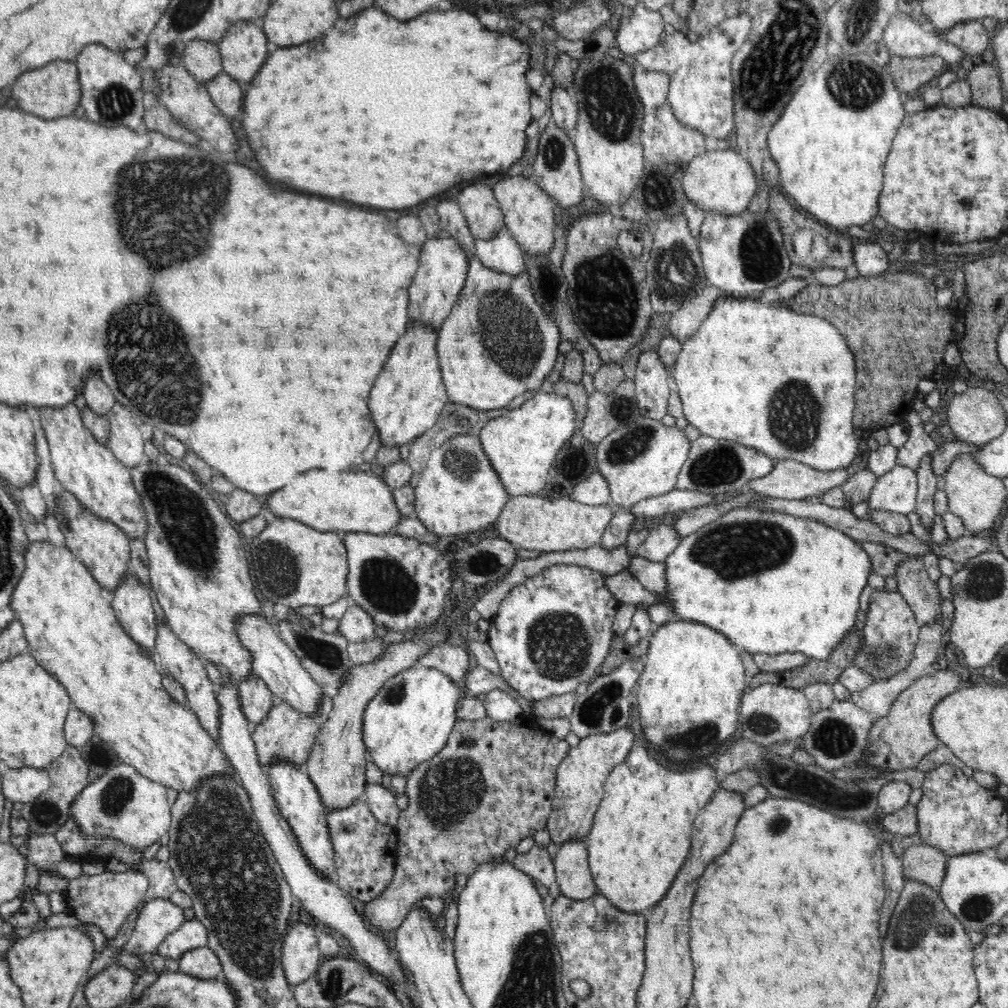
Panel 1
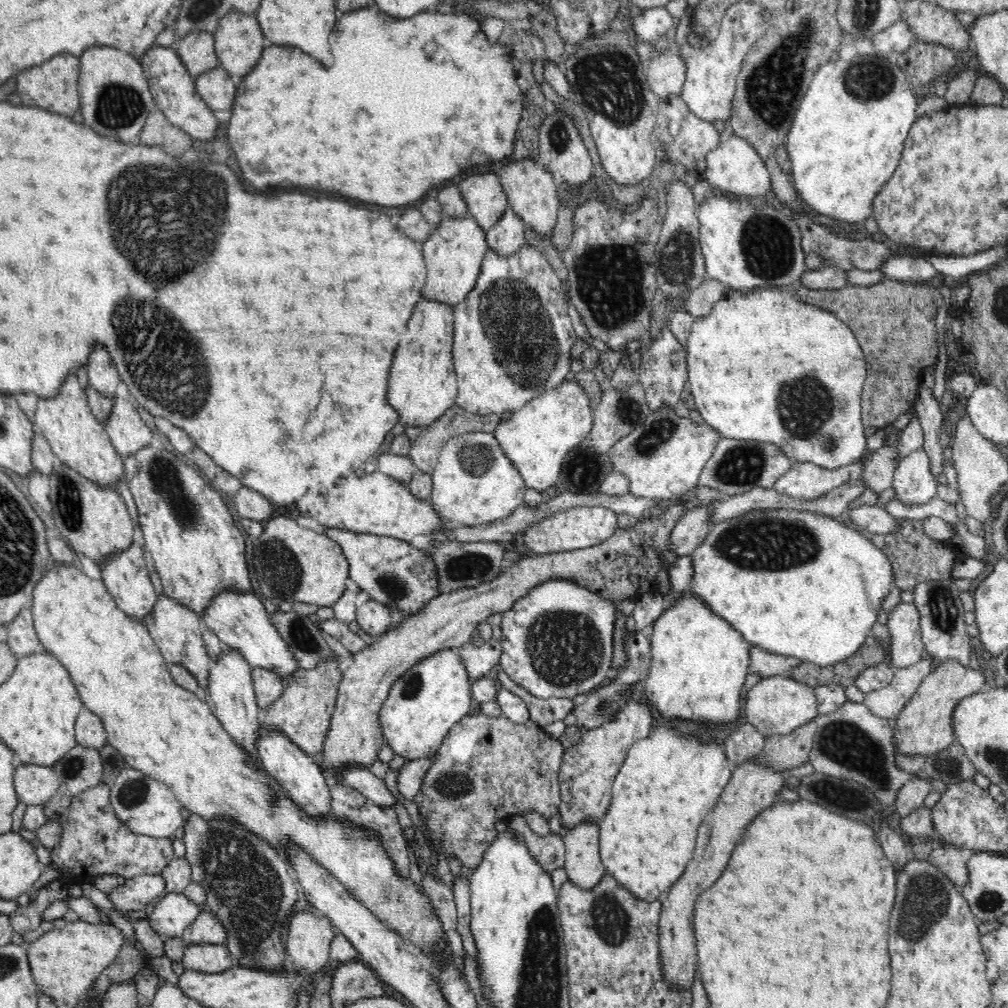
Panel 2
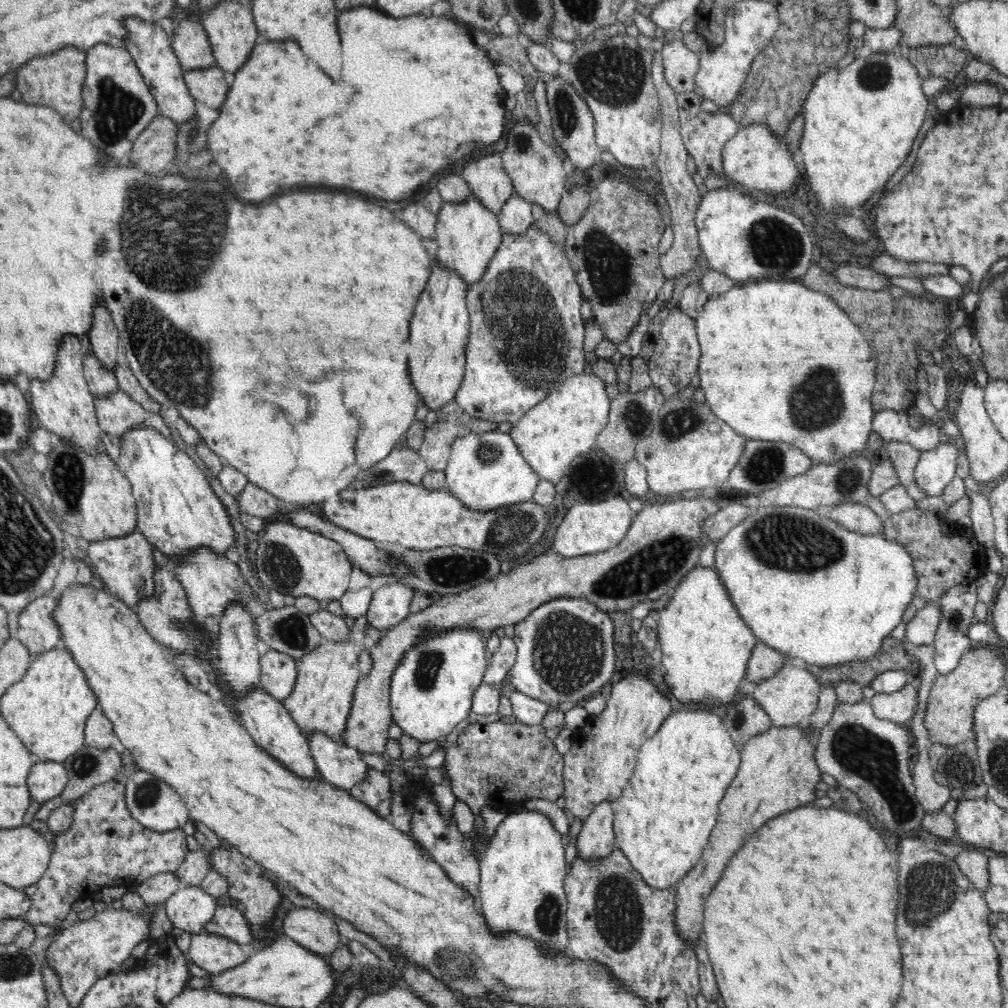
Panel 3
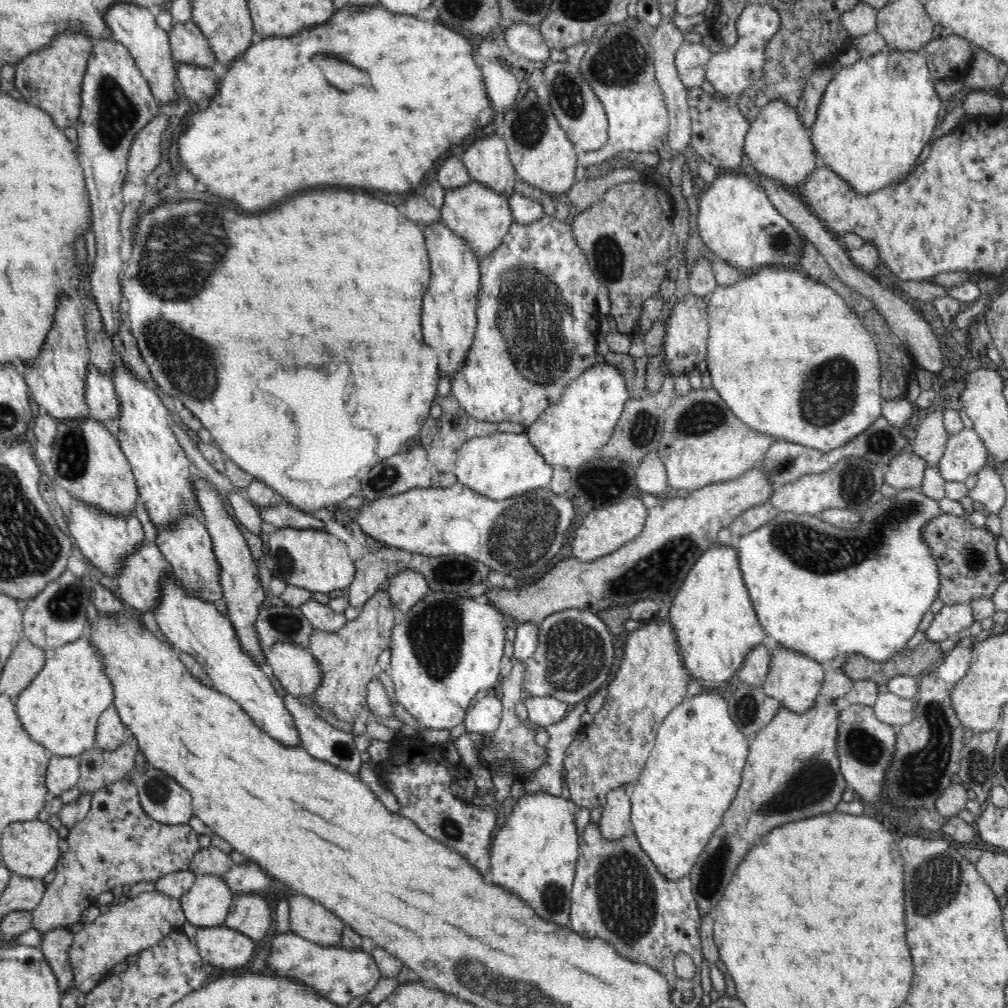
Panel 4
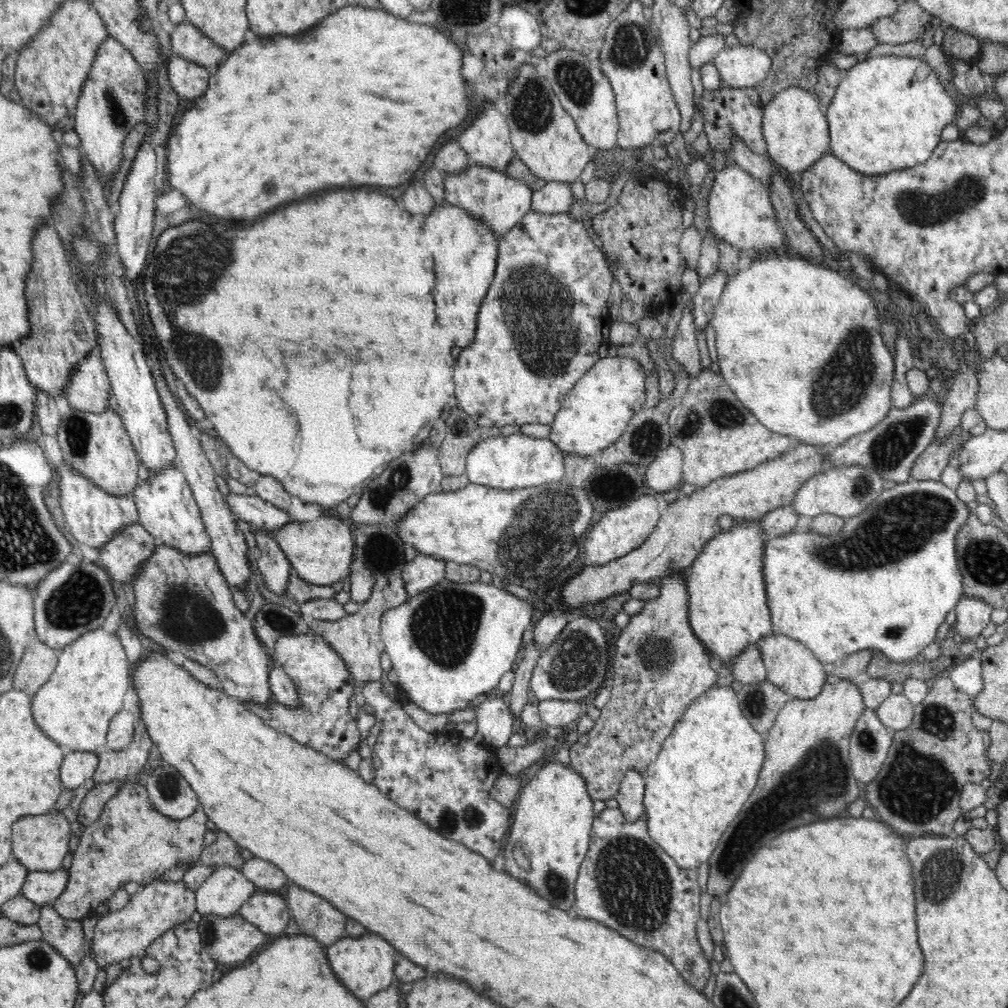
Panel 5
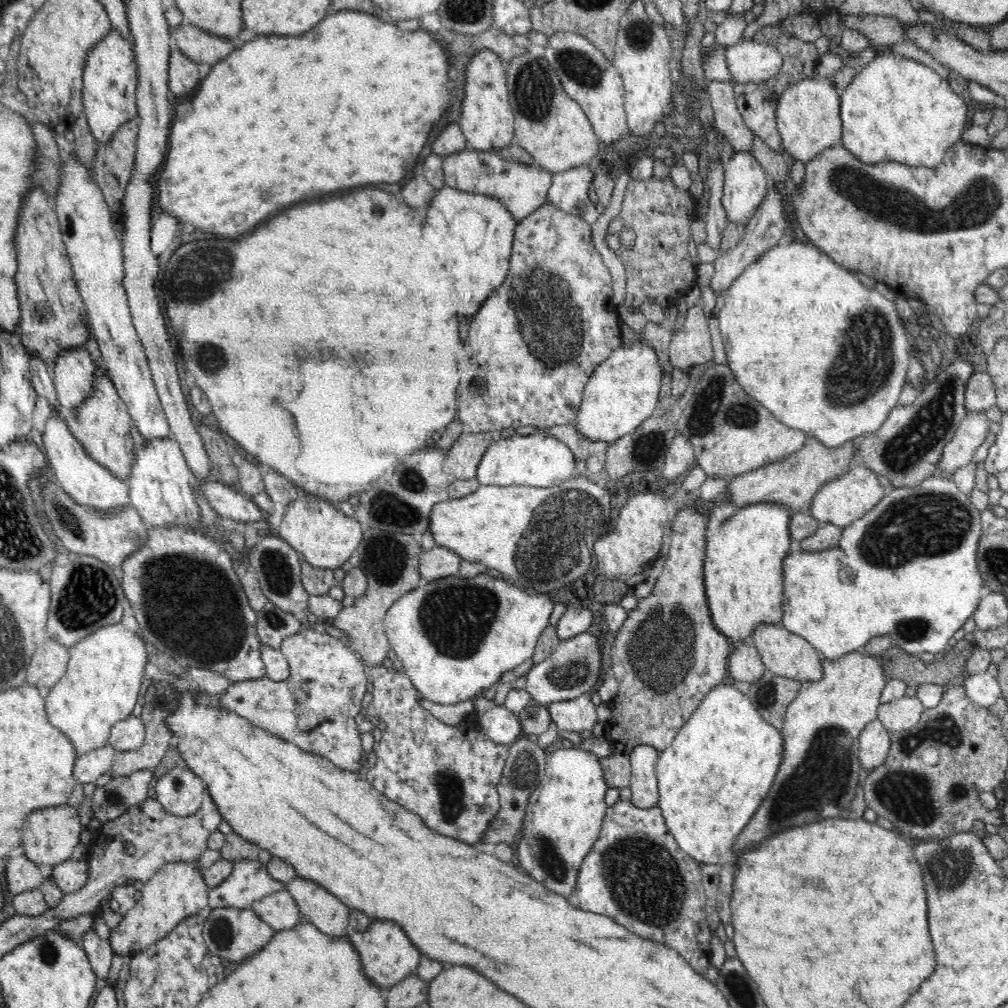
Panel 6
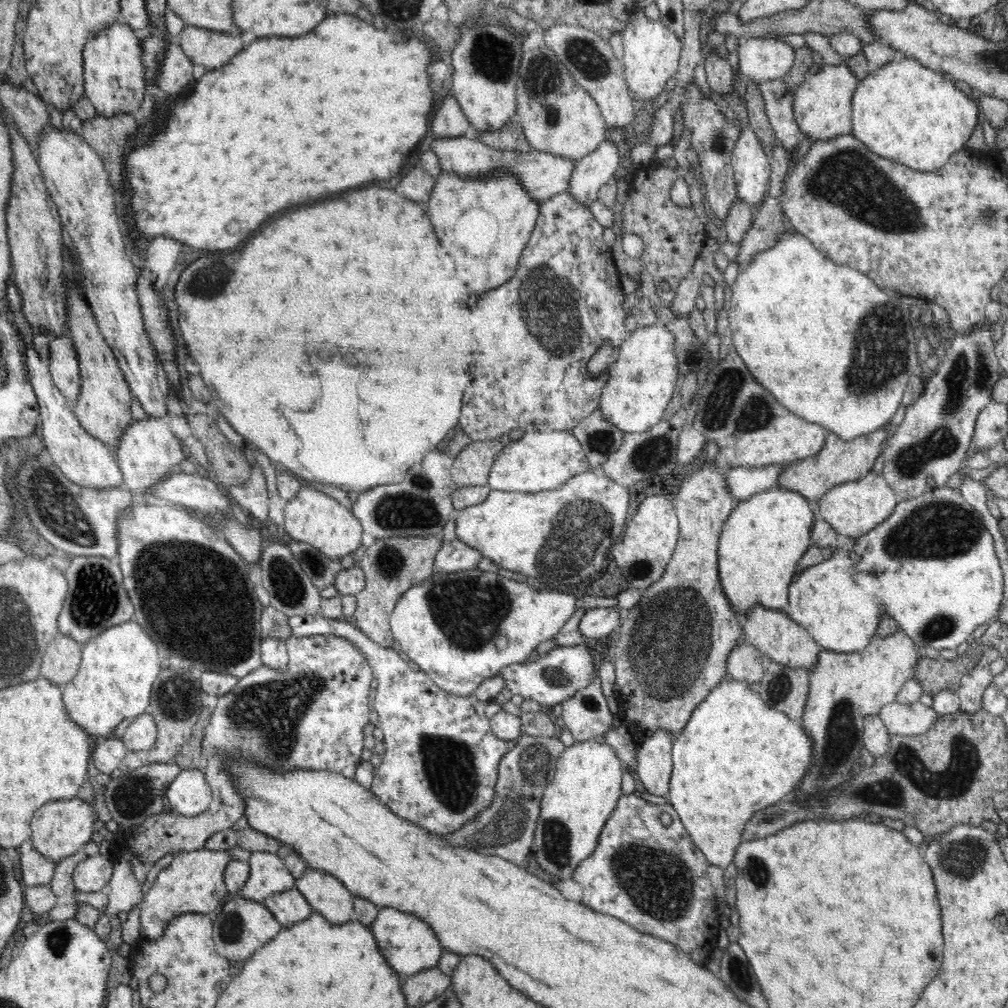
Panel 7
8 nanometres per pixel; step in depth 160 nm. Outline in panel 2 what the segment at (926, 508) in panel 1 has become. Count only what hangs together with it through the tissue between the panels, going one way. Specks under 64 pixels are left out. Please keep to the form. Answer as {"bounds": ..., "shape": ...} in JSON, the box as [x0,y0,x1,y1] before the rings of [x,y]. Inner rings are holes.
{"bounds":[915,388,947,477],"shape":[[[920,388],[915,400],[915,412],[921,422],[924,431],[924,446],[922,448],[928,453],[932,467],[932,475],[938,477],[942,472],[946,450],[940,445],[940,433],[942,423],[946,421],[947,403],[940,403],[932,393],[932,389]]]}

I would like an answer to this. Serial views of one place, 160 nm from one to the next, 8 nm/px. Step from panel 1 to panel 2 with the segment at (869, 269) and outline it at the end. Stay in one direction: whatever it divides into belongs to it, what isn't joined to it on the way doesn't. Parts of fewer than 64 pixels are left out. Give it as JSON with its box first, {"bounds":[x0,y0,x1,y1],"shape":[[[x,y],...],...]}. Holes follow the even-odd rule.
{"bounds":[878,254,938,282],"shape":[[[893,254],[890,259],[878,268],[885,274],[887,279],[904,282],[925,282],[936,280],[938,271],[930,261],[914,256],[900,256]]]}

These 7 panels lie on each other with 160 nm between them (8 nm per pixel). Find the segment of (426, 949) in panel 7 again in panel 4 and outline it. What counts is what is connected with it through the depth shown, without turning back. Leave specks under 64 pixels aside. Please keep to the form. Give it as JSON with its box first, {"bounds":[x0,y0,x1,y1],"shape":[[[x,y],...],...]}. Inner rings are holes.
{"bounds":[266,933,381,1006],"shape":[[[274,933],[274,938],[269,942],[271,955],[267,958],[266,973],[270,975],[286,975],[292,981],[306,983],[318,995],[324,995],[328,1001],[340,1006],[346,1006],[358,996],[364,996],[371,990],[381,974],[376,959],[362,949],[346,949],[342,945],[326,946],[312,943],[294,933],[279,935]]]}

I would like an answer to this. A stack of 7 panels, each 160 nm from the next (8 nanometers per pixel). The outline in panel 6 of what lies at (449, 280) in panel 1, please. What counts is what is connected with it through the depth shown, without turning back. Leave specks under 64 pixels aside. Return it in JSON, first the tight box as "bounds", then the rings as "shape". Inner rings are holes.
{"bounds":[443,149,553,221],"shape":[[[464,149],[443,158],[445,185],[461,192],[484,194],[503,202],[514,219],[521,221],[547,203],[548,190],[552,186],[553,174],[536,165],[532,160],[524,163],[510,161],[494,150]]]}

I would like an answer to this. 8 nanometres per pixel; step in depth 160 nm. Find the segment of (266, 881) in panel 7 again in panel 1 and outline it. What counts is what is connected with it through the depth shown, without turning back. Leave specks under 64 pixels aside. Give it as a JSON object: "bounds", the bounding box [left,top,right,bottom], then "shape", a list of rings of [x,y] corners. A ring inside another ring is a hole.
{"bounds":[120,898,184,954],"shape":[[[155,898],[139,909],[134,932],[120,948],[122,954],[146,954],[156,948],[184,922],[184,909],[170,899]]]}

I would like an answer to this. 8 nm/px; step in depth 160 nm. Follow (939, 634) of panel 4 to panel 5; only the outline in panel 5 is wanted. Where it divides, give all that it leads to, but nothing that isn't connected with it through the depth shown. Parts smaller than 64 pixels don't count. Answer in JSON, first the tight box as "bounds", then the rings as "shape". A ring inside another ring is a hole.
{"bounds":[954,597,992,638],"shape":[[[963,597],[956,608],[954,608],[957,619],[955,623],[956,630],[961,634],[962,638],[978,637],[984,627],[991,621],[992,605],[976,598]]]}

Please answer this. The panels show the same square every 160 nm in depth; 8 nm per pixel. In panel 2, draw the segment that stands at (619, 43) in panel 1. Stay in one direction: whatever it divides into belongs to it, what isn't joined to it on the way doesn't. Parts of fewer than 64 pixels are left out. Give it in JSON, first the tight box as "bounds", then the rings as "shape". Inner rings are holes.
{"bounds":[632,7,674,45],"shape":[[[652,7],[640,10],[640,14],[632,17],[633,41],[643,40],[651,45],[674,25],[674,18],[666,7]]]}

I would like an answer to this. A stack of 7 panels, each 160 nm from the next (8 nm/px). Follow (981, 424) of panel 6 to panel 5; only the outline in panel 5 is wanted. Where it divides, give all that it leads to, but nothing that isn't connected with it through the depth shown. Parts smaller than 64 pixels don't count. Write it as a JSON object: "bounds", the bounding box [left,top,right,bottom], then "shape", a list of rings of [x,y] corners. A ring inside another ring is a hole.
{"bounds":[910,425,964,481],"shape":[[[956,425],[946,438],[926,446],[915,466],[910,468],[910,479],[940,481],[942,472],[948,467],[949,460],[957,456],[959,447],[964,443],[962,428]]]}

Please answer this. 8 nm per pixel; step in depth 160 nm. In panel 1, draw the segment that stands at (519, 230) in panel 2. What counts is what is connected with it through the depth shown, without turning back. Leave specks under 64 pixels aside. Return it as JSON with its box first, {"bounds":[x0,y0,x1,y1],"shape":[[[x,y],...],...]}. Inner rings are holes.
{"bounds":[475,225,524,277],"shape":[[[504,225],[492,240],[475,240],[475,254],[484,265],[515,277],[524,269],[524,253]]]}

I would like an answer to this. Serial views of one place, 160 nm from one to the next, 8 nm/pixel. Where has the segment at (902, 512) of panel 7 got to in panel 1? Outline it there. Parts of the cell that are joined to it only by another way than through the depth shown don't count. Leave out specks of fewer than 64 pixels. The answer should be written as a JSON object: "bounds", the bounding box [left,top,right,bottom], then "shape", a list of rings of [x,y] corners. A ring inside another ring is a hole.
{"bounds":[606,507,872,661],"shape":[[[746,507],[745,509],[730,510],[728,514],[722,514],[720,518],[716,518],[714,522],[706,524],[692,534],[681,538],[680,544],[674,548],[672,554],[666,556],[666,594],[659,596],[655,592],[646,590],[640,581],[626,570],[616,572],[612,576],[606,576],[606,586],[613,594],[613,597],[624,604],[646,604],[647,606],[657,603],[660,599],[664,599],[666,603],[670,603],[676,611],[677,618],[700,622],[726,636],[726,639],[732,641],[740,651],[745,651],[754,656],[758,653],[766,655],[778,655],[782,652],[802,652],[808,661],[812,659],[825,660],[830,652],[844,640],[846,634],[850,634],[850,630],[856,626],[856,618],[858,618],[858,610],[860,610],[860,594],[868,584],[868,578],[872,574],[872,561],[870,555],[862,549],[859,542],[850,538],[847,534],[840,532],[834,528],[826,526],[810,517],[802,518],[790,513],[782,511],[761,511],[754,507]]]}

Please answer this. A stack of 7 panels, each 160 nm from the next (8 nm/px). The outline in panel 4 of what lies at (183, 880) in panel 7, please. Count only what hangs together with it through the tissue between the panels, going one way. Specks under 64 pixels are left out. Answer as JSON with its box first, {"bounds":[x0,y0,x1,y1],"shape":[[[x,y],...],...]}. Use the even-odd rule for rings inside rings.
{"bounds":[68,891,186,993],"shape":[[[160,891],[143,892],[112,906],[108,912],[100,914],[93,922],[84,924],[83,929],[74,934],[74,942],[68,948],[70,965],[74,971],[73,984],[82,993],[90,992],[100,981],[110,976],[112,968],[118,962],[160,943],[171,932],[180,931],[184,924],[186,917],[180,898],[164,895]]]}

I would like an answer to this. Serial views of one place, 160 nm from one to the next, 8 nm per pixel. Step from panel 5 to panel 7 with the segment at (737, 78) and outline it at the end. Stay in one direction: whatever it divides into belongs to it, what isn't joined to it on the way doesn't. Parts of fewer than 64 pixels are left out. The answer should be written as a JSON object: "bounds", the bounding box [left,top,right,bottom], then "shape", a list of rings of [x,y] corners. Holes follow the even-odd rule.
{"bounds":[737,38,795,83],"shape":[[[774,38],[741,40],[737,51],[742,76],[754,83],[782,79],[795,63],[795,49]]]}

